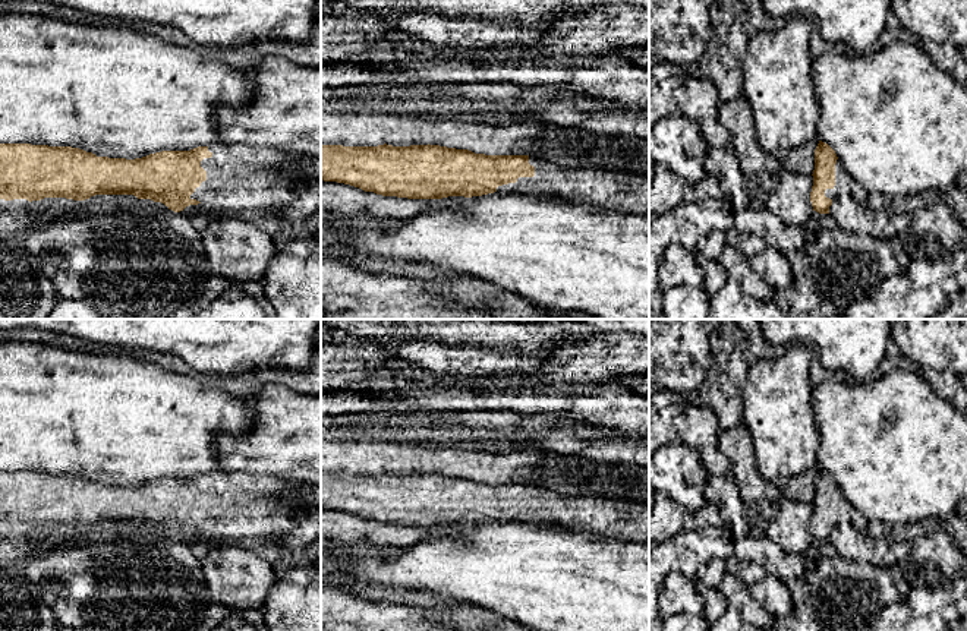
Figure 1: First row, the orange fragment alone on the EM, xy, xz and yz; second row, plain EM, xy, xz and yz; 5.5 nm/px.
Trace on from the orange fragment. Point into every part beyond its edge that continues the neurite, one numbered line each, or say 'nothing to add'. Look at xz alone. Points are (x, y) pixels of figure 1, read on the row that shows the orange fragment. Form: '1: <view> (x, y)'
1: xz (599, 188)

